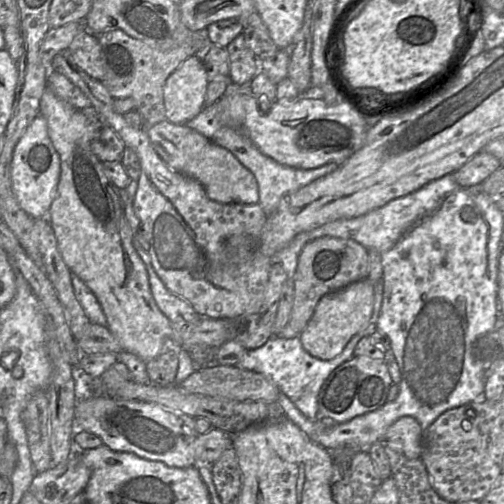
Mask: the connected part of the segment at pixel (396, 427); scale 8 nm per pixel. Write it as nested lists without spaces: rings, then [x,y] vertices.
[[[402,416],[390,425],[382,439],[409,459],[421,457],[423,430],[411,416]]]

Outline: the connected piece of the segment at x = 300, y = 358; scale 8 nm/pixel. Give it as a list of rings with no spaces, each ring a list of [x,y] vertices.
[[[369,322],[364,329],[351,338],[343,351],[331,360],[321,360],[310,355],[304,349],[299,336],[289,339],[272,336],[263,346],[248,350],[236,366],[243,370],[263,374],[294,403],[306,418],[316,420],[318,396],[324,382],[338,366],[354,356],[354,348],[357,343],[363,337],[371,335],[376,328],[376,323]]]

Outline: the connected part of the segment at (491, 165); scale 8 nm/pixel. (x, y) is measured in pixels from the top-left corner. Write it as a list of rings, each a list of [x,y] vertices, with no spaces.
[[[482,150],[469,159],[453,175],[455,181],[462,187],[479,186],[500,167],[502,167],[502,163],[498,158]]]

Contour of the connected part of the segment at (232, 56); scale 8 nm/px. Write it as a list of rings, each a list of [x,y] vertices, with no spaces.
[[[243,34],[238,35],[226,47],[229,55],[229,80],[236,87],[250,83],[259,71],[258,59],[246,45]]]

